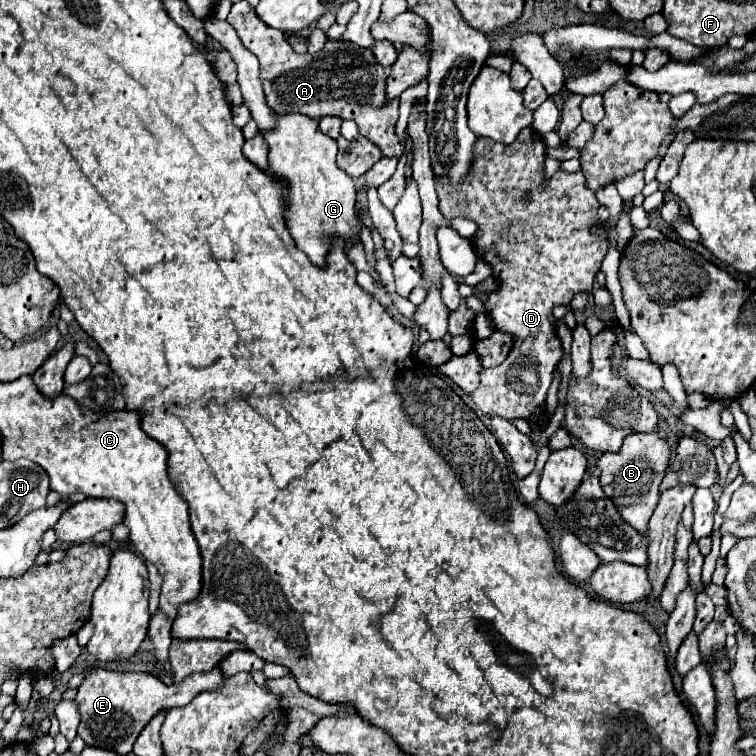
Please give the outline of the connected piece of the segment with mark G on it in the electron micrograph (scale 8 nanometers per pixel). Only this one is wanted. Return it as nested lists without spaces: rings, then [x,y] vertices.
[[[275,111],[273,117],[277,125],[271,131],[259,133],[271,149],[271,173],[289,183],[289,199],[285,207],[287,227],[297,247],[315,265],[325,265],[331,235],[339,235],[343,239],[359,239],[355,183],[345,171],[337,167],[337,143],[319,131],[319,119],[311,119],[307,115],[279,115]]]

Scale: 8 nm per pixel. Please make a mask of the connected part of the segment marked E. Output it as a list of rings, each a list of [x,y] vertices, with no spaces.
[[[103,667],[91,669],[77,687],[75,695],[75,705],[81,715],[77,735],[85,741],[85,745],[111,749],[119,755],[127,755],[131,753],[139,731],[157,711],[187,705],[195,695],[203,691],[217,691],[225,685],[225,679],[227,677],[223,675],[221,667],[215,667],[203,675],[189,675],[181,685],[165,685],[159,677],[151,673],[123,673]]]

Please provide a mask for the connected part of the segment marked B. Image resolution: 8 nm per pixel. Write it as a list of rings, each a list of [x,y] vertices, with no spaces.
[[[631,433],[623,441],[621,451],[603,453],[597,461],[601,469],[601,487],[615,503],[621,517],[637,531],[645,533],[651,513],[655,511],[655,503],[659,501],[659,483],[665,475],[669,461],[669,445],[657,433]]]

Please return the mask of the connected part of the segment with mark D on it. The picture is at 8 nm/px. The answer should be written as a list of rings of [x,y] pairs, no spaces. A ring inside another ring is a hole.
[[[525,127],[511,145],[477,137],[465,181],[451,183],[449,177],[435,177],[439,211],[443,213],[443,217],[449,221],[463,217],[477,223],[471,245],[475,255],[489,263],[489,267],[493,269],[495,287],[493,291],[475,291],[475,297],[483,301],[489,319],[495,323],[493,327],[497,331],[513,335],[513,345],[507,359],[493,369],[483,369],[481,385],[471,393],[473,403],[485,415],[499,415],[503,419],[527,419],[527,415],[531,415],[531,407],[537,407],[545,401],[553,371],[563,357],[561,339],[553,325],[553,307],[569,305],[573,295],[581,291],[591,293],[595,273],[599,271],[607,251],[607,243],[591,235],[589,231],[589,227],[599,221],[599,203],[595,193],[585,187],[583,173],[567,173],[559,169],[551,179],[545,179],[545,149],[547,147],[543,143],[543,137],[537,135],[531,127]]]

